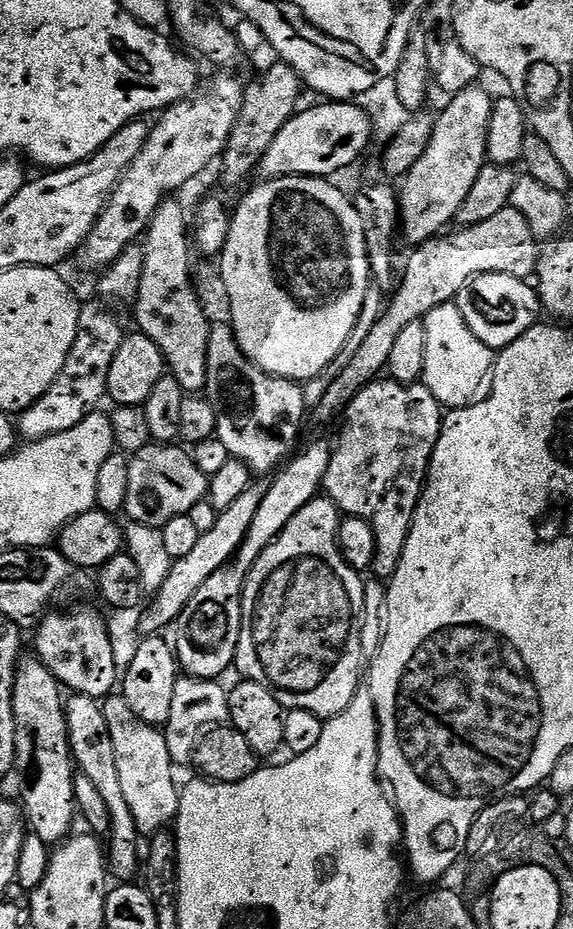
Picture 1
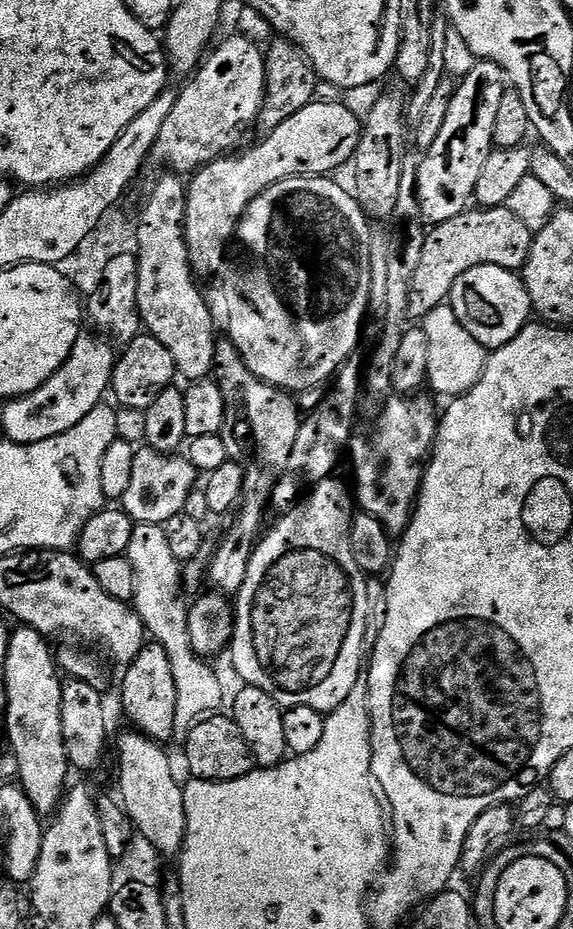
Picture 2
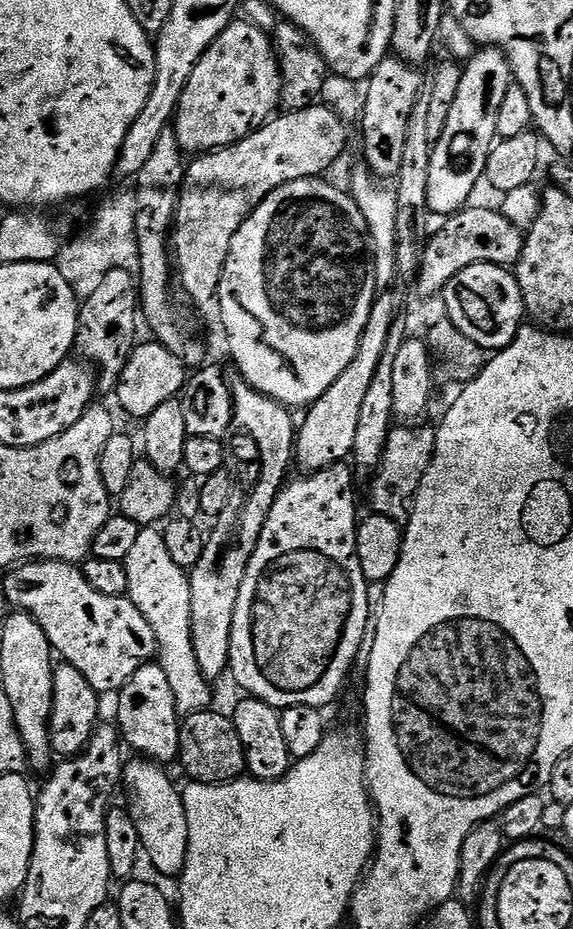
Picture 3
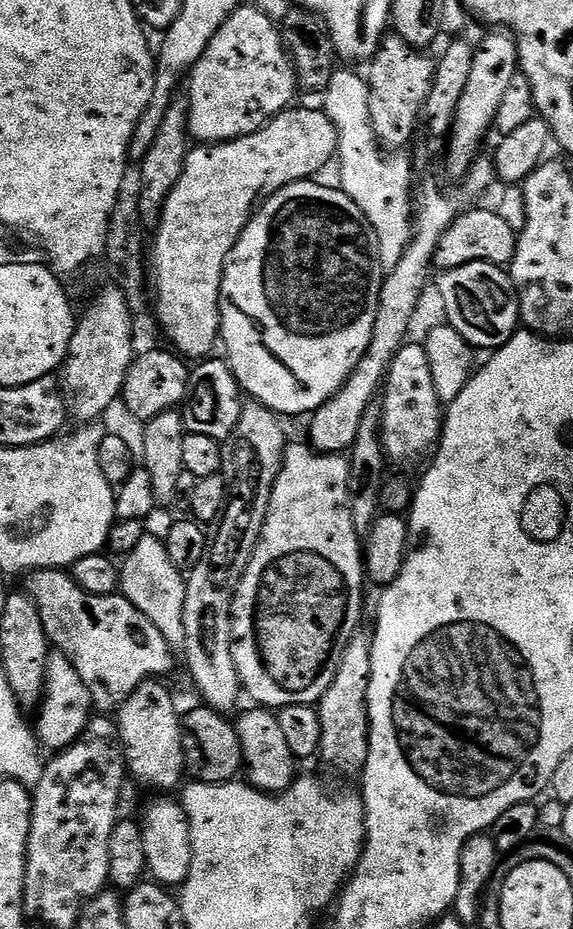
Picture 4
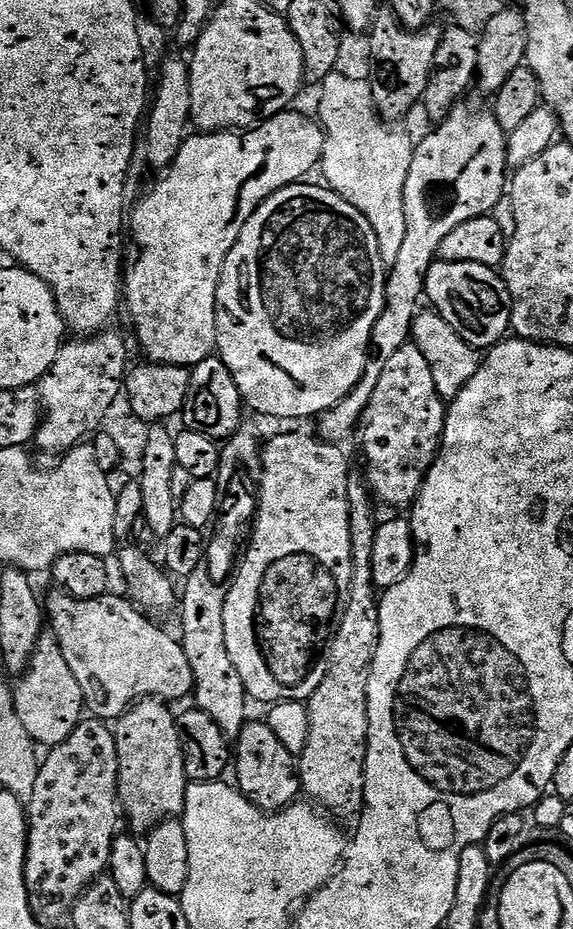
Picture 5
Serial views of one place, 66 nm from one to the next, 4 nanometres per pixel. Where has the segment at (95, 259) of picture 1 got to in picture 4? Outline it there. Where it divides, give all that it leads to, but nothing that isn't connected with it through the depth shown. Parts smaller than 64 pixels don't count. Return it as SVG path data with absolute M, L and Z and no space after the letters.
M241 6L210 38L210 46L190 69L187 84L189 137L201 145L222 144L258 131L285 111L293 103L298 77L277 21L253 6Z

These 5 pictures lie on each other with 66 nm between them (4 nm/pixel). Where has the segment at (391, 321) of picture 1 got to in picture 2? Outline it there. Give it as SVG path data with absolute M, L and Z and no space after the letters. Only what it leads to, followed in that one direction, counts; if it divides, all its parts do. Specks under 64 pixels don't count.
M508 207L482 208L469 210L458 214L458 218L450 218L450 222L442 222L435 225L428 232L426 246L422 246L422 258L418 270L414 274L414 282L410 286L410 302L408 303L408 314L412 318L423 318L430 314L439 304L445 303L452 295L454 282L466 274L466 270L474 270L474 266L502 266L513 270L523 269L528 255L532 249L532 238L534 233L528 228L517 214L511 212Z

